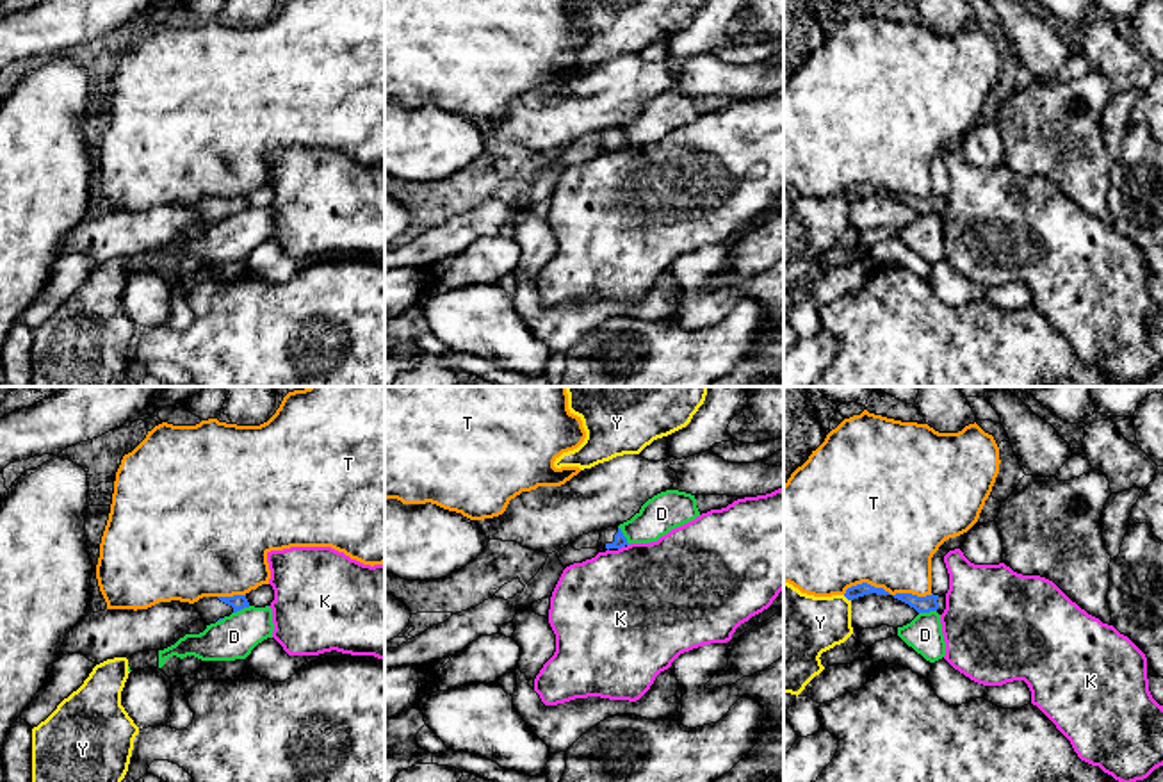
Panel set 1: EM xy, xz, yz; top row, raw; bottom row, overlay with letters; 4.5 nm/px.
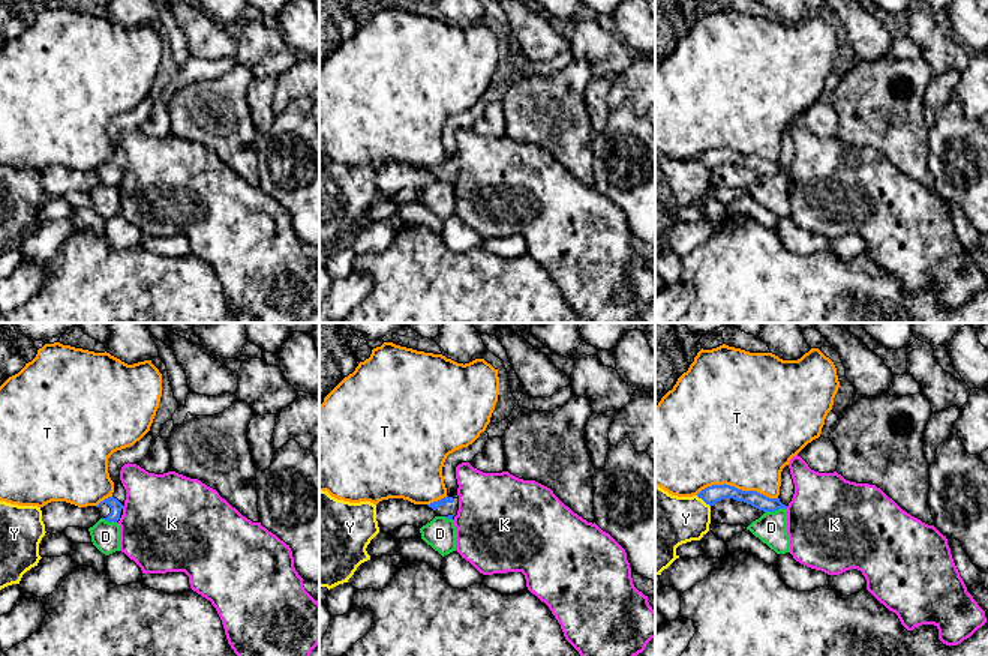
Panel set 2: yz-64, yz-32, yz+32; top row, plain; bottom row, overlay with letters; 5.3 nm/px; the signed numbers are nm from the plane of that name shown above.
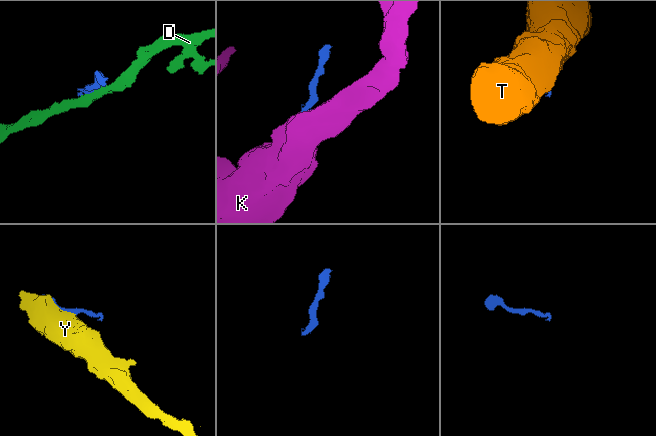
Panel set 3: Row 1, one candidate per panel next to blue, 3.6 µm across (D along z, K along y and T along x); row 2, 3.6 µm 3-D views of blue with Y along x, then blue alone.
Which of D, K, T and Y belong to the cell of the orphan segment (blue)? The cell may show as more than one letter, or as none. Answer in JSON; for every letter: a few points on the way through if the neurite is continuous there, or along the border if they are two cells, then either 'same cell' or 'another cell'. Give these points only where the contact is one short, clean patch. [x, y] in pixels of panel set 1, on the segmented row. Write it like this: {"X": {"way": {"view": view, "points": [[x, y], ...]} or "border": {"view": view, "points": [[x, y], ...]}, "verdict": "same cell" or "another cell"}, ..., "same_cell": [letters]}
{"D": {"border": {"view": "xz", "points": [[618, 526], [629, 544]]}, "verdict": "another cell"}, "K": {"border": {"view": "xz", "points": [[624, 545], [618, 549]]}, "verdict": "another cell"}, "T": {"verdict": "another cell"}, "Y": {"verdict": "another cell"}, "same_cell": []}

